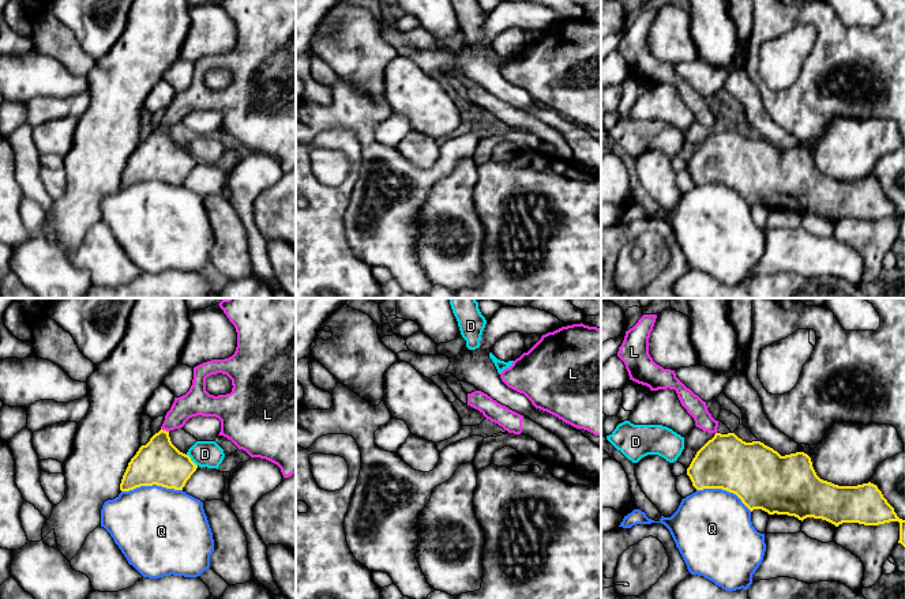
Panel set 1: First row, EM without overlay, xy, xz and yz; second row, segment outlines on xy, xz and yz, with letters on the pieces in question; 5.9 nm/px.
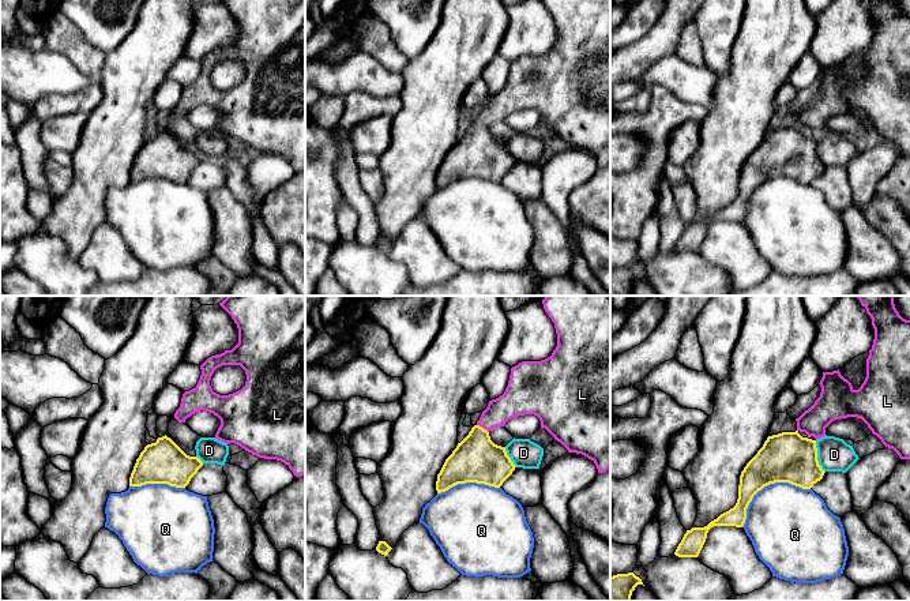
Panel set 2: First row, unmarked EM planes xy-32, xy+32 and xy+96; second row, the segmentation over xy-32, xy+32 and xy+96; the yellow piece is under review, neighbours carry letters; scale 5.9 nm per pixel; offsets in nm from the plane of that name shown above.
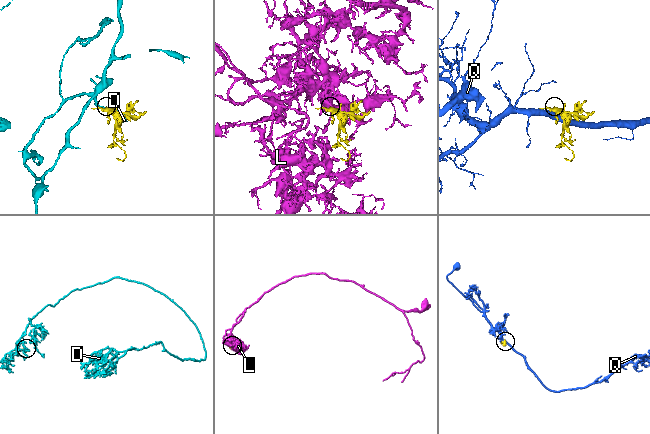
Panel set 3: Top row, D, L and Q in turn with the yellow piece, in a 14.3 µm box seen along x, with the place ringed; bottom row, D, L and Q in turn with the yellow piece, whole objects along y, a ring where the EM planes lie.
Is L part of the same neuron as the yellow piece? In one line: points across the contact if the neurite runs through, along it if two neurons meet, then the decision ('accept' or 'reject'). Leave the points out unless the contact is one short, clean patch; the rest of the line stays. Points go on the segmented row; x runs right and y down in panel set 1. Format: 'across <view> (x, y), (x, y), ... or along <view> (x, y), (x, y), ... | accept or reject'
across xy (158, 462), (160, 443), (165, 430), (190, 405), (196, 402) | accept

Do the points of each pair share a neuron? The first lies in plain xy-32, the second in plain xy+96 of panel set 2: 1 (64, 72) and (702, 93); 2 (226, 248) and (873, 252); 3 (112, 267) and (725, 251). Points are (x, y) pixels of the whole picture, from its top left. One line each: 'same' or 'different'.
1: same
2: same
3: same

